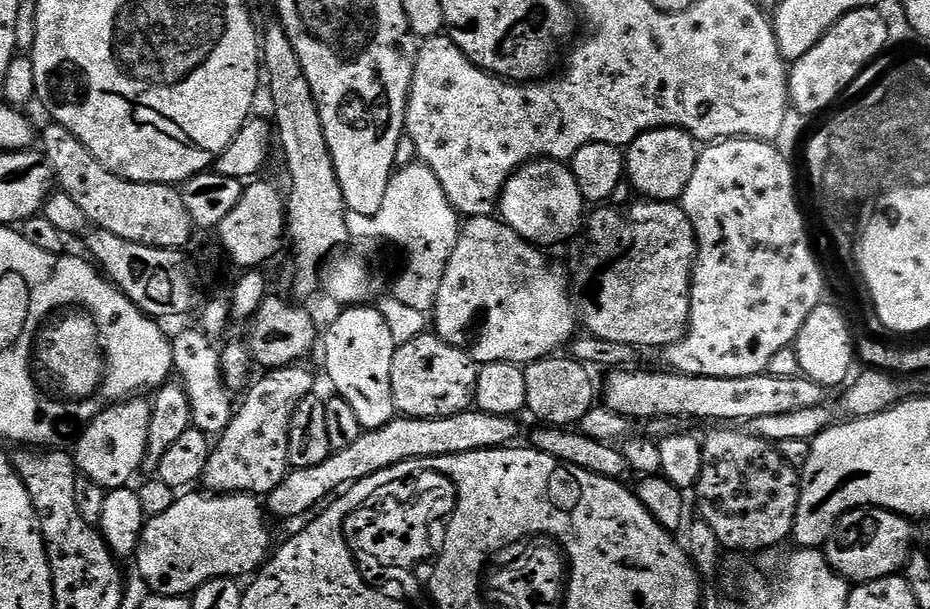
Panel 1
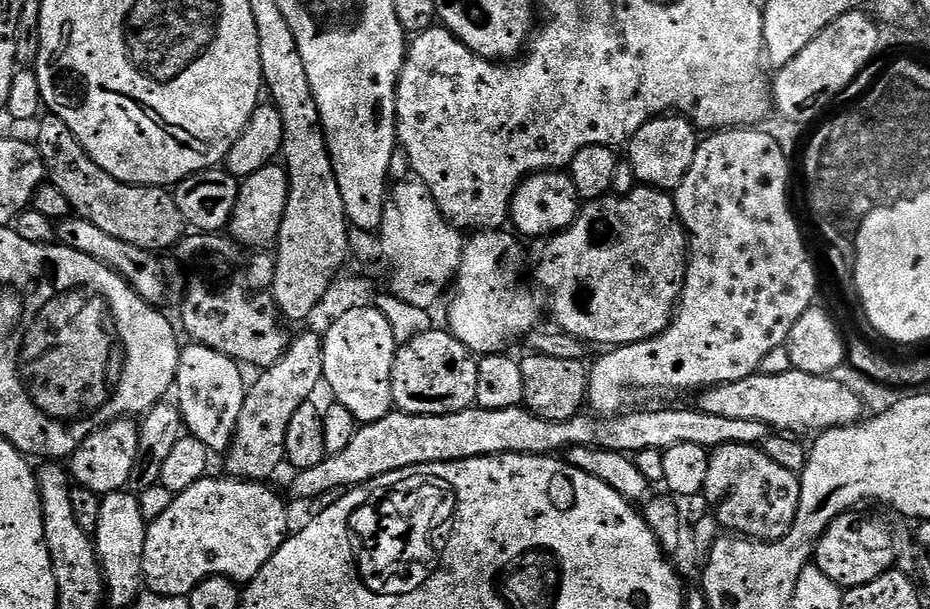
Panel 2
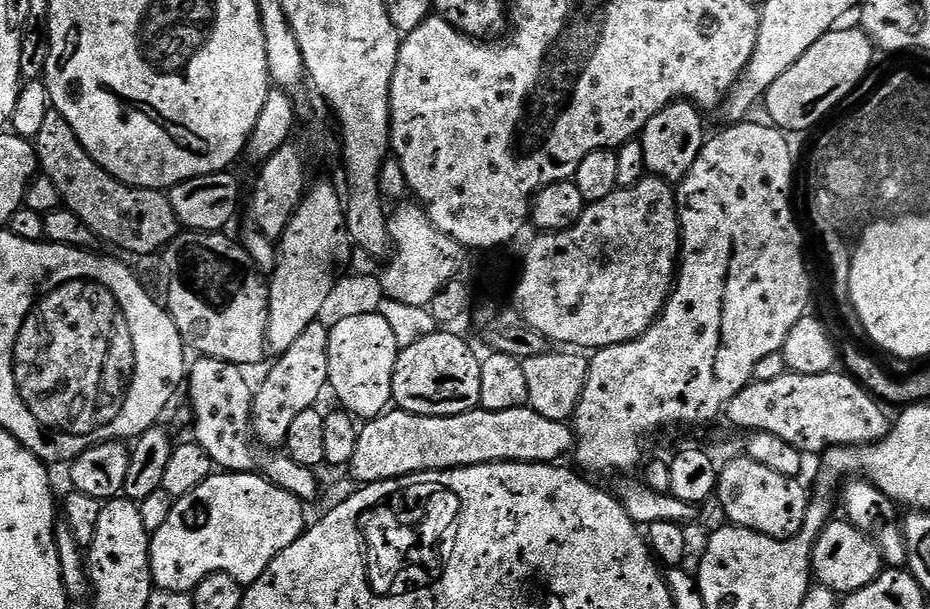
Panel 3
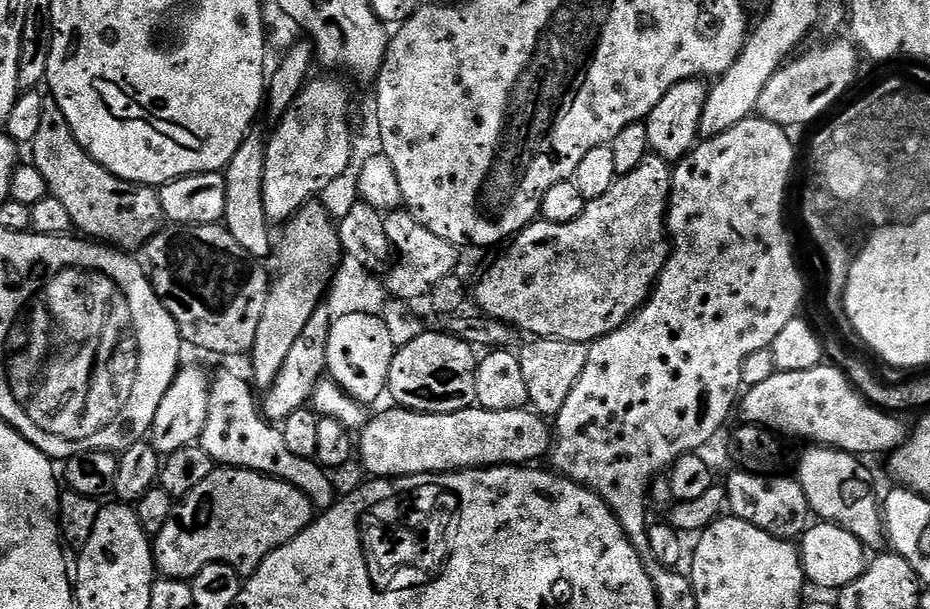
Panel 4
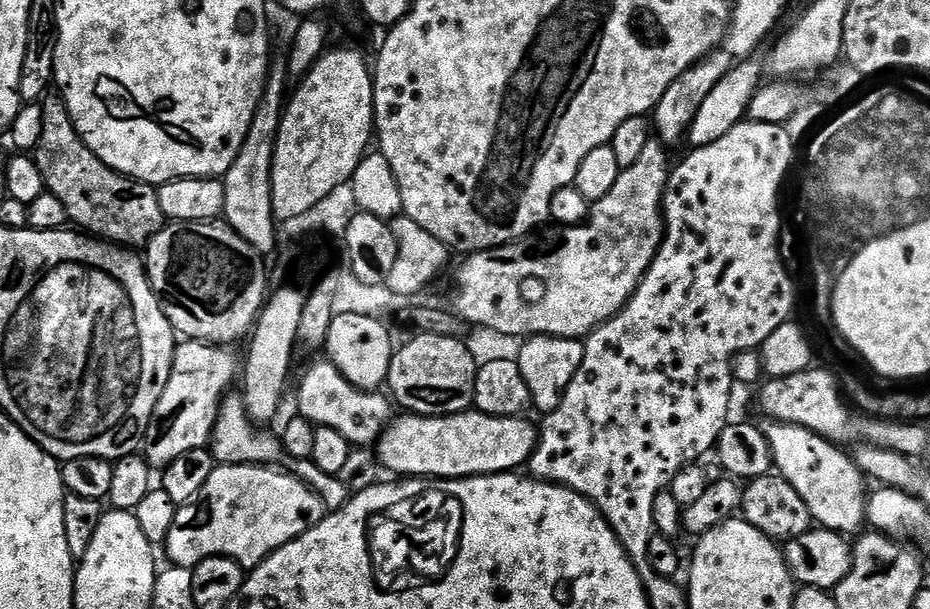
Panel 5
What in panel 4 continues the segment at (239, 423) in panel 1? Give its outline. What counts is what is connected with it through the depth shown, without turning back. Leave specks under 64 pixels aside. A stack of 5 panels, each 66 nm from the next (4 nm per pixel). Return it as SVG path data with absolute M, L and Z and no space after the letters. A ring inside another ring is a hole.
M326 307L316 309L315 314L306 322L302 334L290 349L286 362L282 362L282 370L278 370L278 378L274 378L272 385L262 396L262 415L269 422L283 422L290 418L299 408L305 407L311 401L314 390L325 379L328 371L326 362L326 346L330 338L330 326L333 319Z

